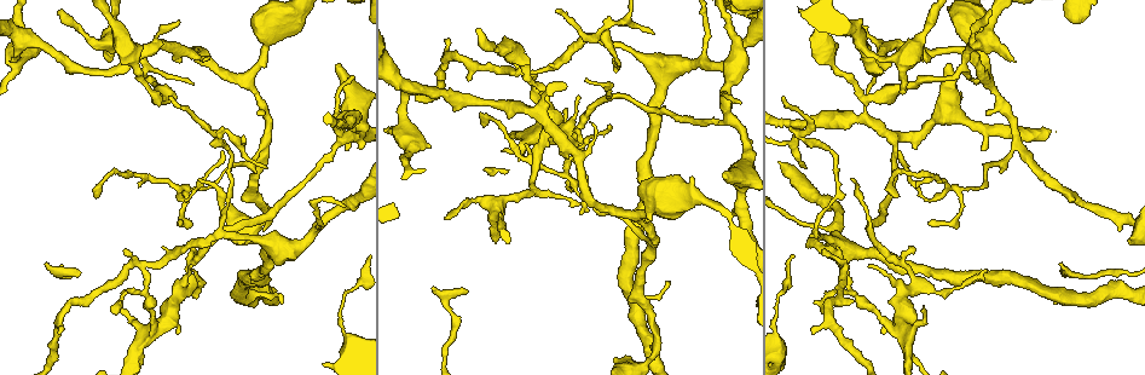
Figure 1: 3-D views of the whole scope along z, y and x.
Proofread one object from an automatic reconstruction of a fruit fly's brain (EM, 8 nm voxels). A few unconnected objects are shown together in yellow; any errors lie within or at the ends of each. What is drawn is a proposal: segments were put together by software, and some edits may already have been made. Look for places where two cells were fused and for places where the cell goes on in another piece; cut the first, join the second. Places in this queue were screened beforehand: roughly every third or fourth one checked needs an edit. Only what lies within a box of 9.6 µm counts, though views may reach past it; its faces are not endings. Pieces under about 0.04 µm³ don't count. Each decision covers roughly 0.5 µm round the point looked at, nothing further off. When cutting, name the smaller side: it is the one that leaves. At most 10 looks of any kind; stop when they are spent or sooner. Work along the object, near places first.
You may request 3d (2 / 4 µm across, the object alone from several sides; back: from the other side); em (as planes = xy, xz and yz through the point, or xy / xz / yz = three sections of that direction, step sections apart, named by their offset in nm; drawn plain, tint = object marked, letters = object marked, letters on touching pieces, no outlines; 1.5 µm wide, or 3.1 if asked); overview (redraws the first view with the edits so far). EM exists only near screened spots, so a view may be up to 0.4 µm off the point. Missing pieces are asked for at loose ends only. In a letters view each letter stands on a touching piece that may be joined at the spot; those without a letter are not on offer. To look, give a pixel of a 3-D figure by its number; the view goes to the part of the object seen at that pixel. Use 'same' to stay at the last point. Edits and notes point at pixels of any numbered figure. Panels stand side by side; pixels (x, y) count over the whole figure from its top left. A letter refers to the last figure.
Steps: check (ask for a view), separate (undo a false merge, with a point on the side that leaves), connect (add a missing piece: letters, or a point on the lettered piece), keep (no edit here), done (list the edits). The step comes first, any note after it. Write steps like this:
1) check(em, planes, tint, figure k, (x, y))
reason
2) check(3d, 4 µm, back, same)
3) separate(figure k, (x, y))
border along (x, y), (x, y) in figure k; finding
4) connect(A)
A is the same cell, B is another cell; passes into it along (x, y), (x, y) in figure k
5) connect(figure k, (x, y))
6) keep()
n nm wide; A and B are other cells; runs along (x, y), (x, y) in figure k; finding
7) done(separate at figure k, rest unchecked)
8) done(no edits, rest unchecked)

check(em, planes, plain, figure 1, (507, 50))
sudden change in width

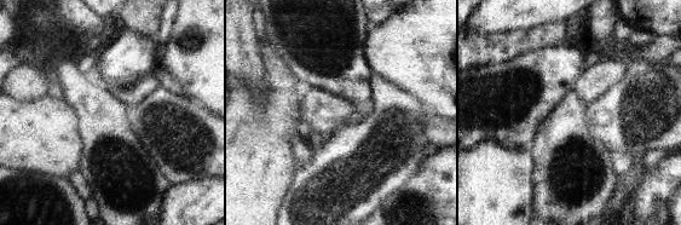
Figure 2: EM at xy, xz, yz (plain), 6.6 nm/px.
check(em, planes, letters, same)

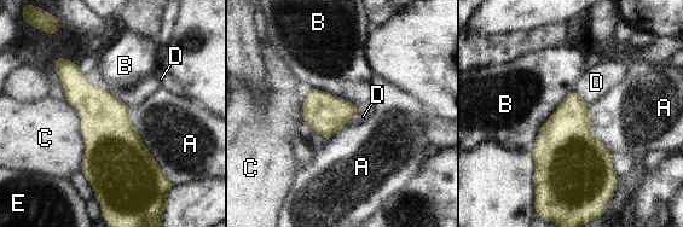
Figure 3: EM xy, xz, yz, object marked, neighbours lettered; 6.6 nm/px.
keep()
A, B, C, D and E are other cells; border along (129, 117), (145, 147), (174, 185) in figure 3; all the same cell

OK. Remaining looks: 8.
check(em, xz, step 4, tint, figure 1, (815, 234))
three-way junction

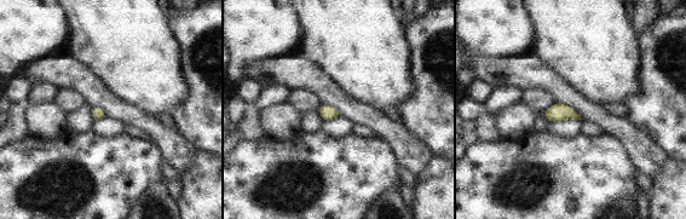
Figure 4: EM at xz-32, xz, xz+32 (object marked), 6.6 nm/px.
check(em, planes, letters, same)
cut it another way

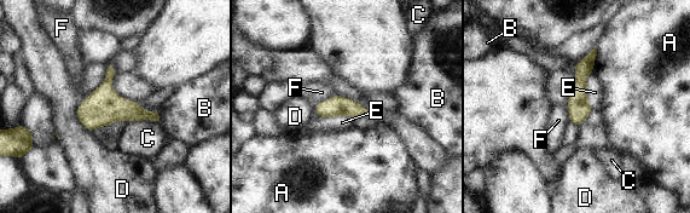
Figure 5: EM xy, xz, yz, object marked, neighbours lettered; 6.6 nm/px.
keep()
E touches over 240 nm; A, B, C, D, E and F are other cells; border along (318, 116), (352, 116), (354, 119) in figure 5; all the same cell

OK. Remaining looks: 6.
check(em, planes, tint, figure 1, (534, 73))
narrows sharply

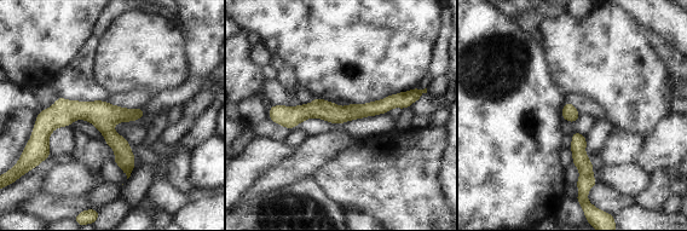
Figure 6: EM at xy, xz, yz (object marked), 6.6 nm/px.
check(em, planes, letters, same)

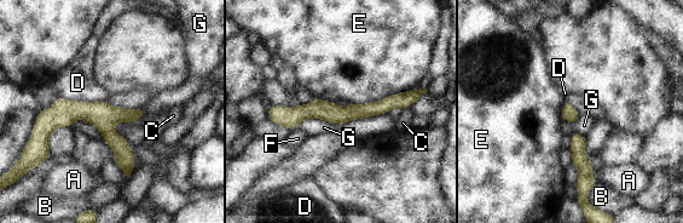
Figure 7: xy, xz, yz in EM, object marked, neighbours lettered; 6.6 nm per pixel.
keep()
A, B, C, D, E, F and G are other cells; border along (339, 124), (308, 118), (289, 130) in figure 7; all the same cell

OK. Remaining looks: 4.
done(no edits, rest unchecked)

